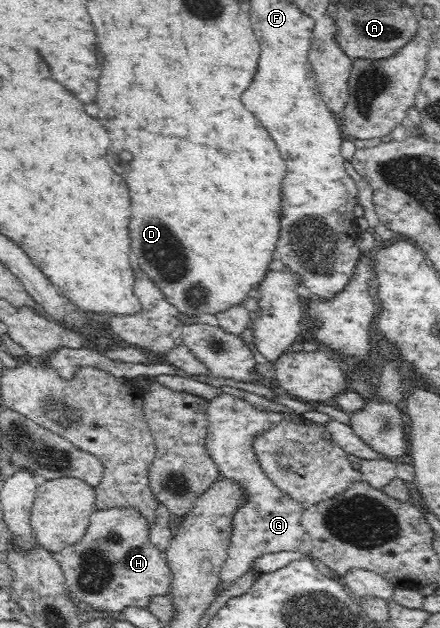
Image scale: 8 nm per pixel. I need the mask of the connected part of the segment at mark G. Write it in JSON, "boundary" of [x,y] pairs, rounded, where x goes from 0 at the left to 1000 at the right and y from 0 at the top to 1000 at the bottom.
{"boundary":[[[511,624],[473,639],[468,658],[473,675],[468,715],[477,728],[493,737],[502,756],[543,769],[566,788],[552,799],[552,806],[534,815],[527,828],[523,866],[514,877],[514,889],[502,898],[498,927],[489,933],[489,949],[498,949],[507,939],[516,939],[530,930],[530,924],[561,914],[570,908],[575,892],[598,882],[652,877],[705,884],[707,857],[695,850],[680,826],[695,806],[668,798],[620,772],[620,768],[591,748],[589,734],[582,732],[580,721],[570,715],[575,691],[620,678],[620,672],[648,667],[648,670],[680,674],[695,669],[682,661],[584,653],[559,637]]]}

